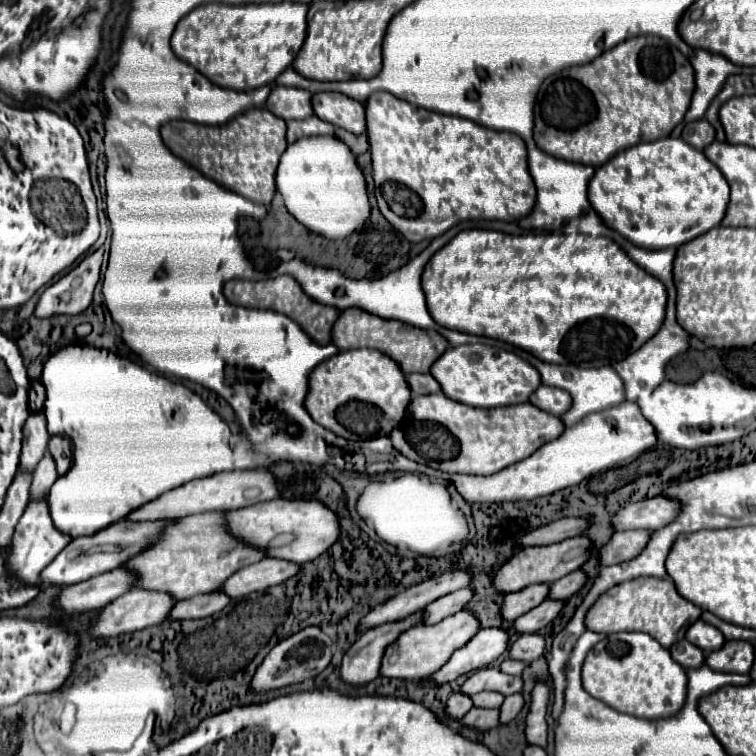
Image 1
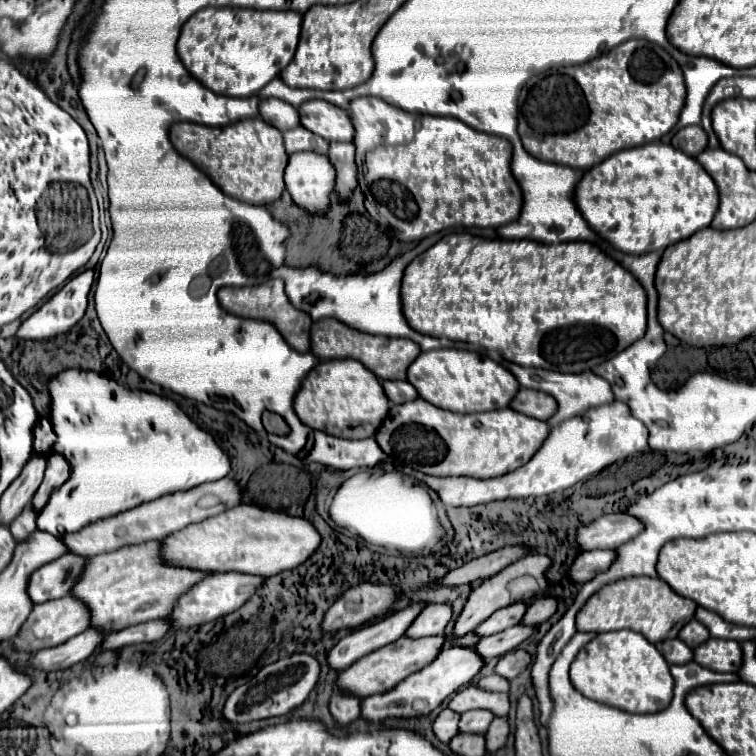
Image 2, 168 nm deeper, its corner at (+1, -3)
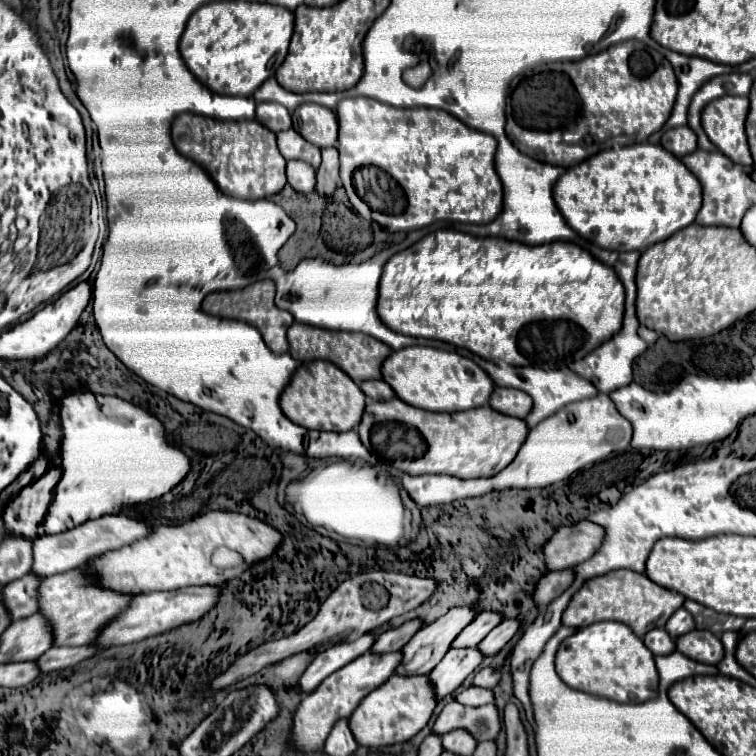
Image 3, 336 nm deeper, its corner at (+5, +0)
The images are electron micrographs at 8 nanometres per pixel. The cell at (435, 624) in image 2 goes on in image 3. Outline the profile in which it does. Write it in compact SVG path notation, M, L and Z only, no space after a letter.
M411 619L411 621L405 621L401 627L395 627L395 629L389 629L385 633L381 633L377 637L377 643L373 645L371 651L397 651L401 649L419 629L423 627L423 619Z

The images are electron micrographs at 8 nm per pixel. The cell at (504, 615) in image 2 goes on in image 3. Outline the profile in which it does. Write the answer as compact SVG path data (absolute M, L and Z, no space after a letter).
M481 611L453 641L453 647L473 647L485 639L485 635L503 621L499 611Z

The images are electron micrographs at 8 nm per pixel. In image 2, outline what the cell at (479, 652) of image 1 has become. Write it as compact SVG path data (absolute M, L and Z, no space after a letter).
M451 646L439 652L439 656L425 668L413 672L407 676L401 684L391 688L389 692L369 696L361 702L361 718L367 722L379 722L385 718L419 718L419 716L429 716L447 696L457 692L463 684L471 682L477 672L481 670L483 660L479 654L473 652L473 648L461 648L461 646Z

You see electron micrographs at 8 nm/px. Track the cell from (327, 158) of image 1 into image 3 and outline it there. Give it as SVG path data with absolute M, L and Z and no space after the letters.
M287 161L287 183L299 193L311 193L317 183L317 169L309 167L309 163Z

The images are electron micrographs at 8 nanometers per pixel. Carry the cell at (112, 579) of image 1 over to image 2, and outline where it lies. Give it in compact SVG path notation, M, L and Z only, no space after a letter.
M65 596L45 604L35 604L29 618L21 626L19 634L13 638L13 648L17 652L39 652L43 648L63 644L69 638L85 632L87 628L89 628L89 610L85 610L85 606L81 606L81 602L77 602L73 596Z

